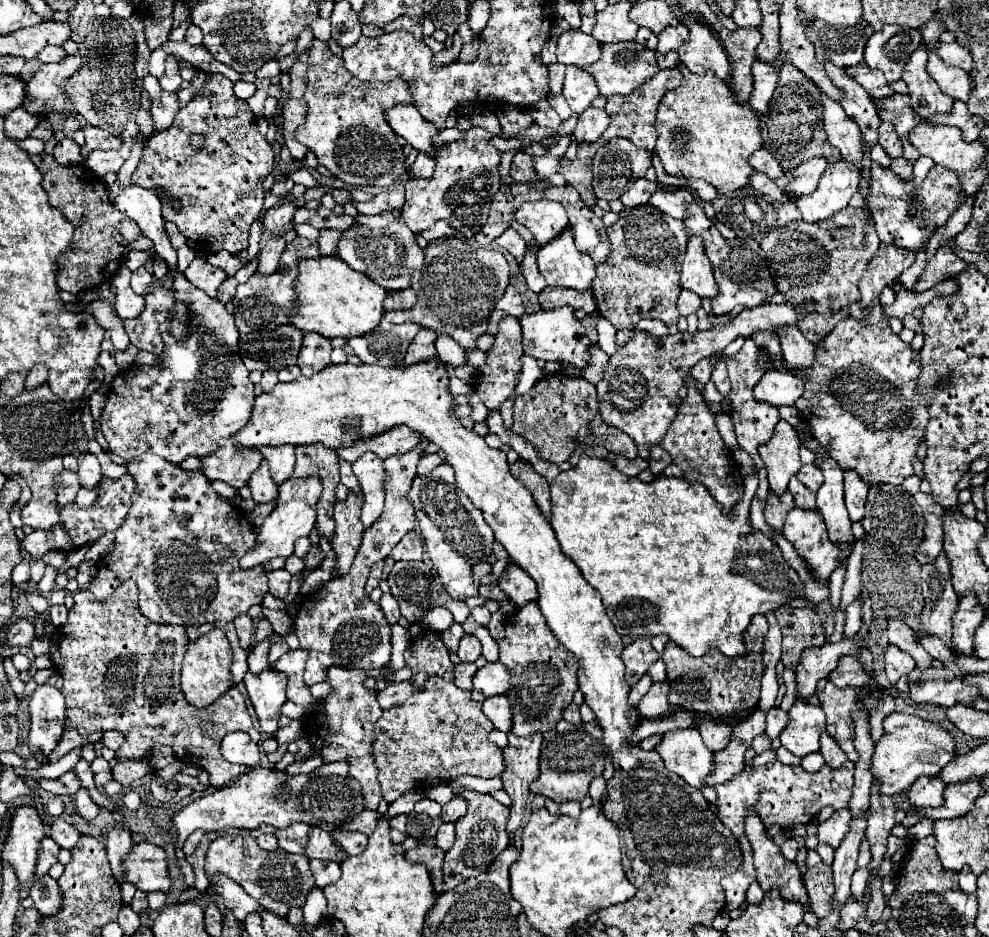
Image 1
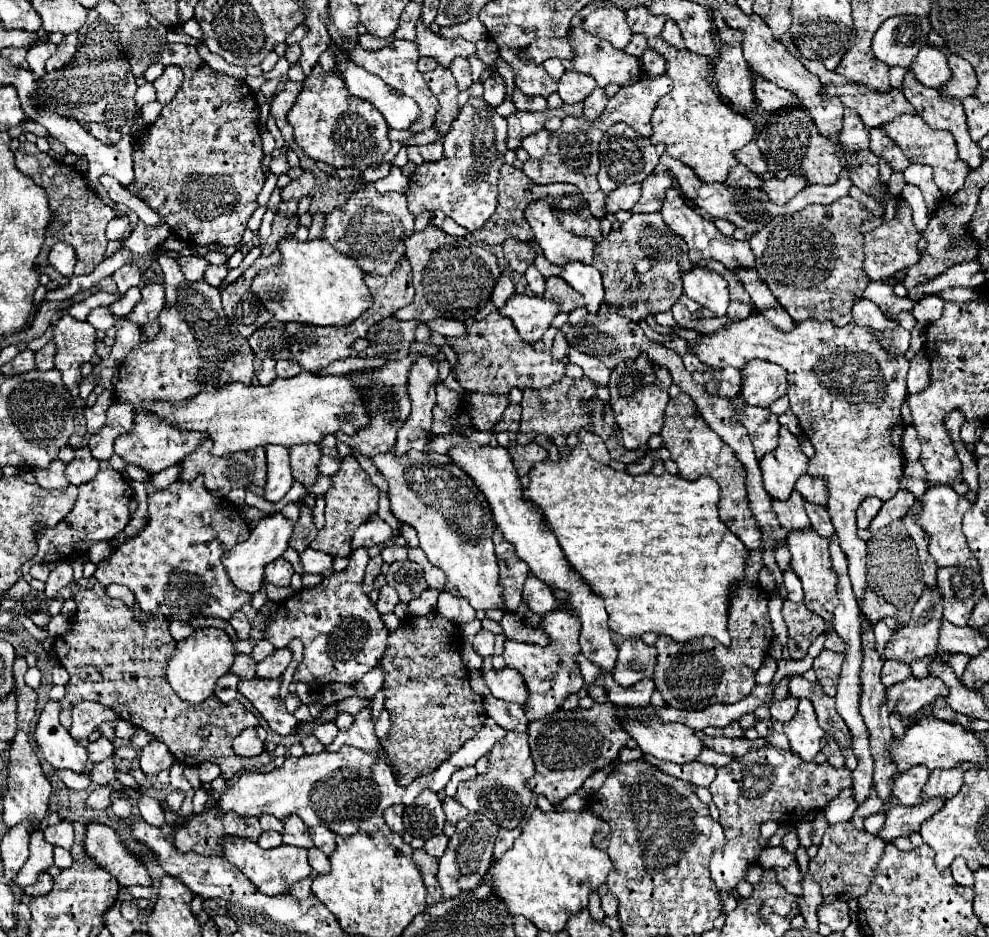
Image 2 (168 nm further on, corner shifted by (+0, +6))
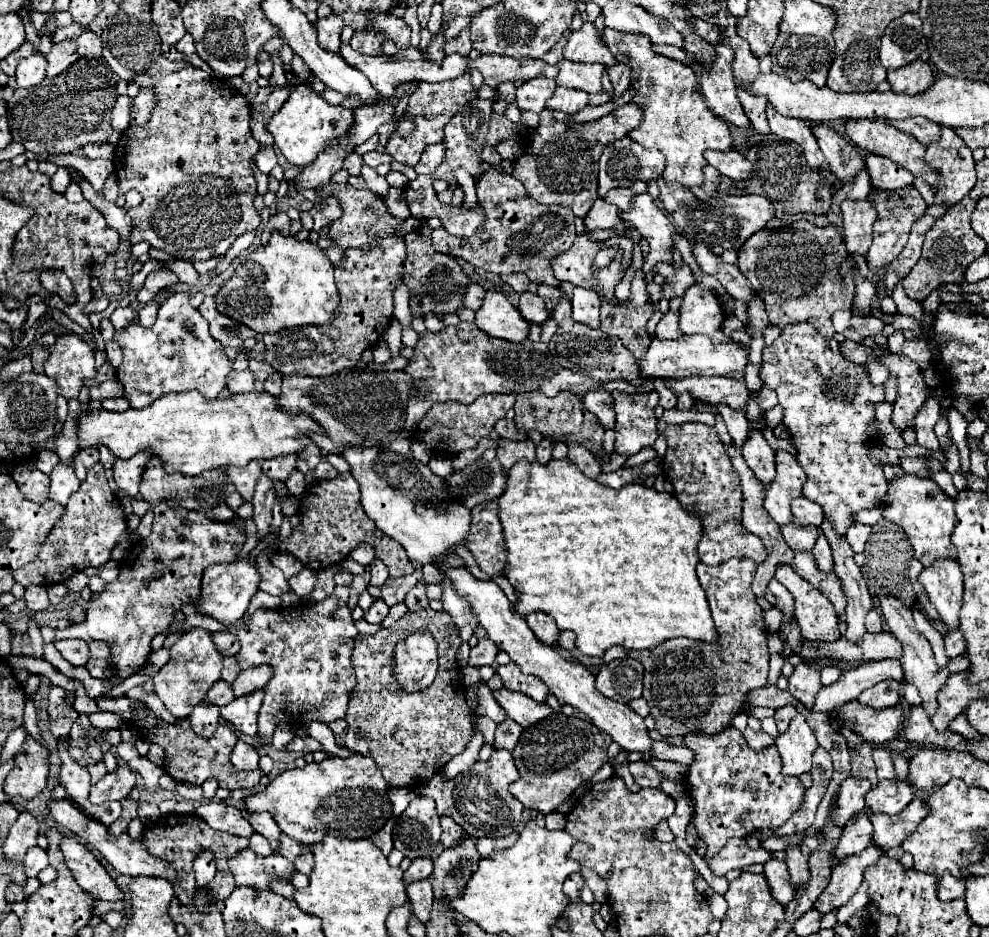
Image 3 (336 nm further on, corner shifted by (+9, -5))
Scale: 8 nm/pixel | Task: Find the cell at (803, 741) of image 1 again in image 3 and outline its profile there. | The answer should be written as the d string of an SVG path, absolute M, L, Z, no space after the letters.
M797 714L791 720L789 730L785 734L779 734L775 746L781 754L783 772L787 776L799 776L811 770L811 756L817 748L817 740L811 728L807 726L803 714Z

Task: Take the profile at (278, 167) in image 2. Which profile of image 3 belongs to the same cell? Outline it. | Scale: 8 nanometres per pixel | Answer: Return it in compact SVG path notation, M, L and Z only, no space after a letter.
M263 146L263 148L257 152L257 168L259 168L261 172L269 174L275 166L277 166L277 156L275 156L273 148L265 148L265 146Z

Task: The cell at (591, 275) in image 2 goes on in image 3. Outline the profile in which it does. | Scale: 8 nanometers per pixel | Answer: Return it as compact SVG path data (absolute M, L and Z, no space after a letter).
M575 286L573 288L573 298L571 298L571 306L573 306L573 320L587 324L591 328L599 328L599 306L601 300L597 296L597 292Z

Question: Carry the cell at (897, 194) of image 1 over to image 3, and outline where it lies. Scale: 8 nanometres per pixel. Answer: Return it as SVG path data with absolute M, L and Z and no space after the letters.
M815 126L813 132L817 136L819 148L821 148L831 172L835 174L835 178L845 184L851 184L855 180L857 172L861 172L865 168L865 162L863 162L859 150L829 126Z

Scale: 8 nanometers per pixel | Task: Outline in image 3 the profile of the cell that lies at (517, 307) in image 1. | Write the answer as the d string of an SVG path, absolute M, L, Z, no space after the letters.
M471 284L471 288L467 290L467 296L465 296L465 306L471 308L471 310L479 310L481 304L483 304L483 298L485 298L485 288L481 284Z

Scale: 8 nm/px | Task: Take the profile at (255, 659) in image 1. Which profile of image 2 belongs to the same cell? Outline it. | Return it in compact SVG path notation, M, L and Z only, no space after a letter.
M236 655L234 665L230 667L230 673L240 677L242 681L246 681L246 679L254 677L254 669L256 669L256 661L252 661L248 655Z

